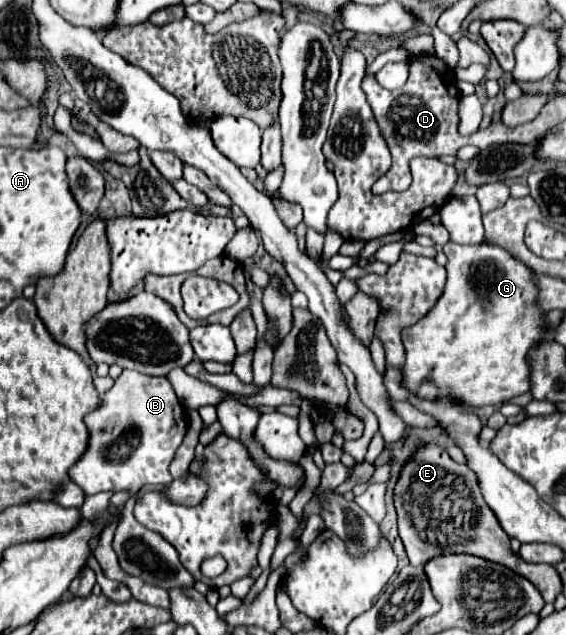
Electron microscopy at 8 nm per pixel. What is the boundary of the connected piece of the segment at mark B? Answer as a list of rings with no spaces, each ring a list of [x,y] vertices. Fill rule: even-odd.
[[[123,370],[121,376],[113,380],[113,386],[103,394],[101,404],[89,412],[83,422],[89,430],[89,442],[83,456],[69,468],[69,480],[81,486],[87,496],[97,492],[129,492],[129,496],[135,496],[143,486],[167,484],[173,480],[169,464],[185,438],[187,420],[185,408],[165,376],[147,376],[137,370]]]

